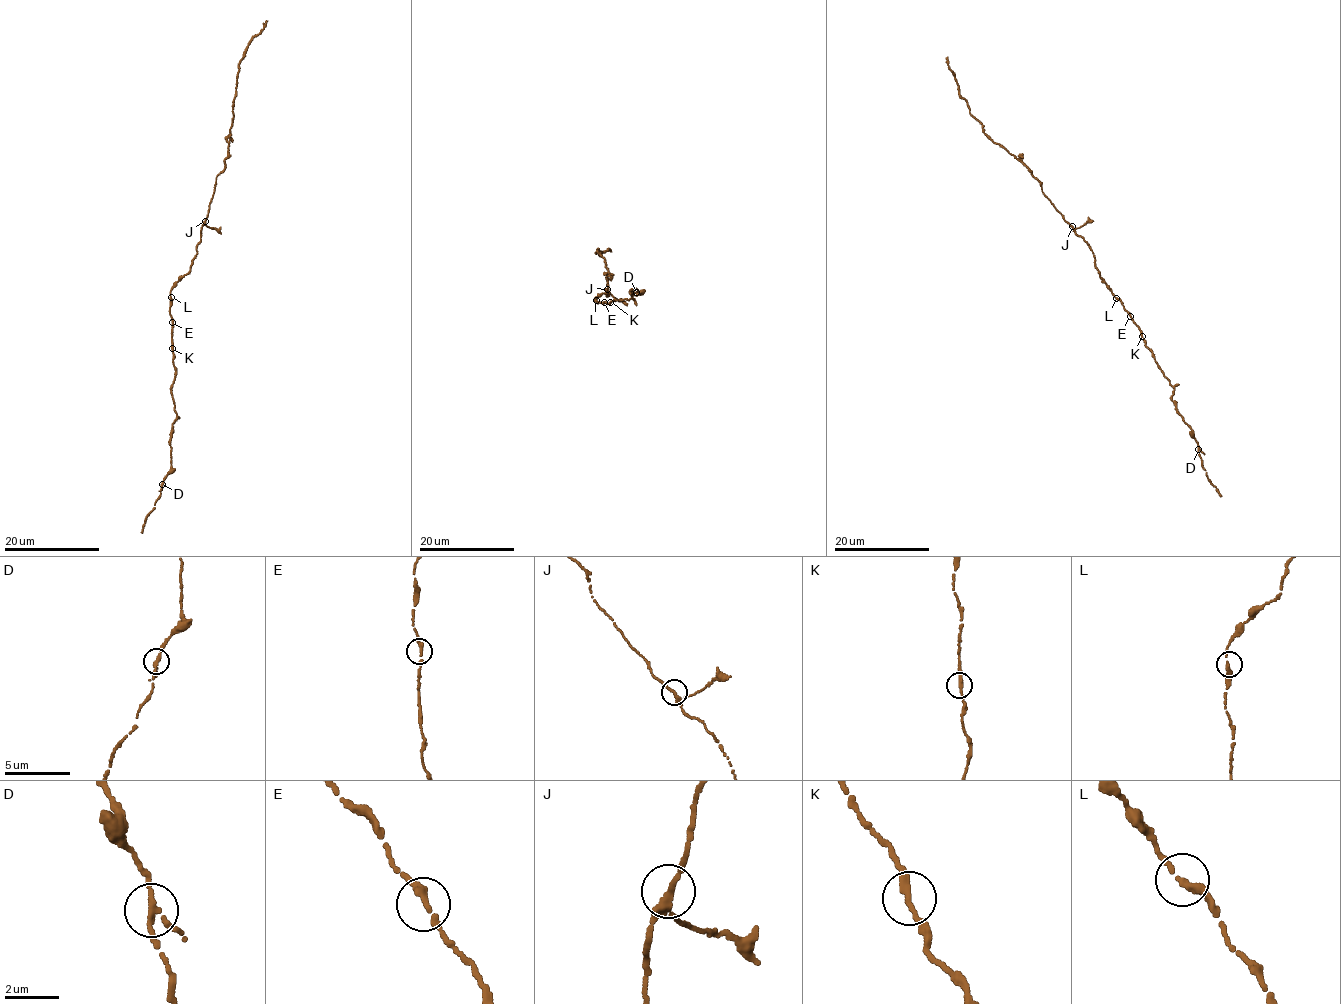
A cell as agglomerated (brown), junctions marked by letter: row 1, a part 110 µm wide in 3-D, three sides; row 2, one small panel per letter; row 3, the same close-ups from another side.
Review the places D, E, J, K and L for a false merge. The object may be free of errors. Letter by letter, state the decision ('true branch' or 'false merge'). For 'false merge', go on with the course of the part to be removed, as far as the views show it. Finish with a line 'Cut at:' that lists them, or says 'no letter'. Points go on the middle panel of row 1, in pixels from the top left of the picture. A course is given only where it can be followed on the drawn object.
D: true branch
E: true branch
J: true branch
K: true branch
L: true branch
Cut at: no letter

